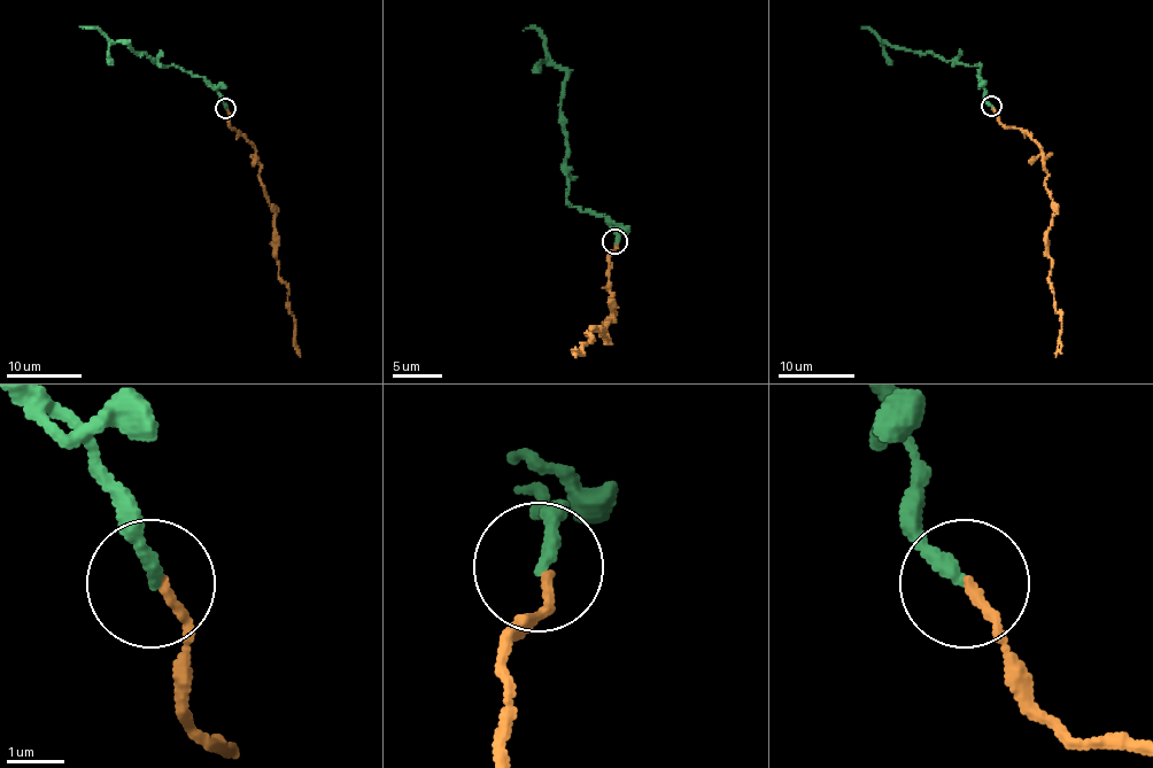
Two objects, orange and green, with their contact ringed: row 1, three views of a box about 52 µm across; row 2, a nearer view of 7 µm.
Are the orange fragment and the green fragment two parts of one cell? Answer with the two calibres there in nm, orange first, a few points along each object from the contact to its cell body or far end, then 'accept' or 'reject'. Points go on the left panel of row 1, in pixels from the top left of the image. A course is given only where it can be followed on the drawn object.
150 nm thick on the orange side, 240 nm on the other; orange runs (225, 107), (231, 128), (255, 150), (261, 185), (276, 214), (276, 257), (280, 279), (289, 289), (300, 357); green runs (225, 107), (201, 77), (162, 67), (98, 29), (79, 26); accept

